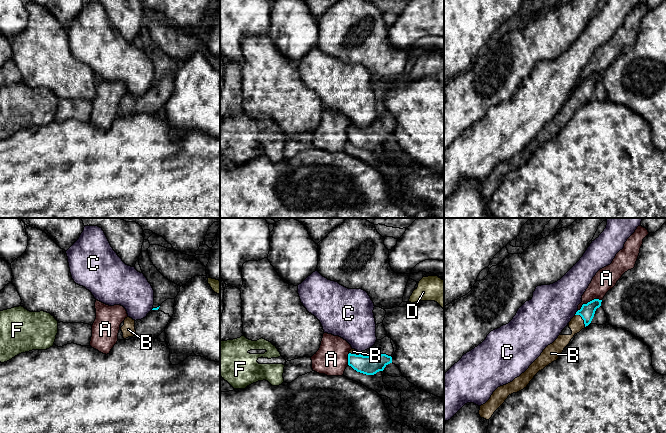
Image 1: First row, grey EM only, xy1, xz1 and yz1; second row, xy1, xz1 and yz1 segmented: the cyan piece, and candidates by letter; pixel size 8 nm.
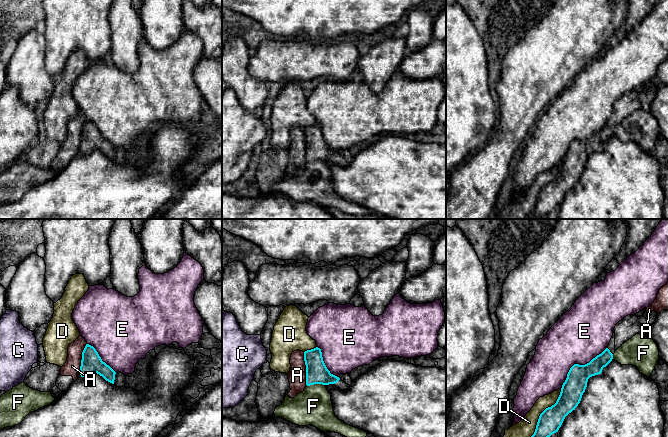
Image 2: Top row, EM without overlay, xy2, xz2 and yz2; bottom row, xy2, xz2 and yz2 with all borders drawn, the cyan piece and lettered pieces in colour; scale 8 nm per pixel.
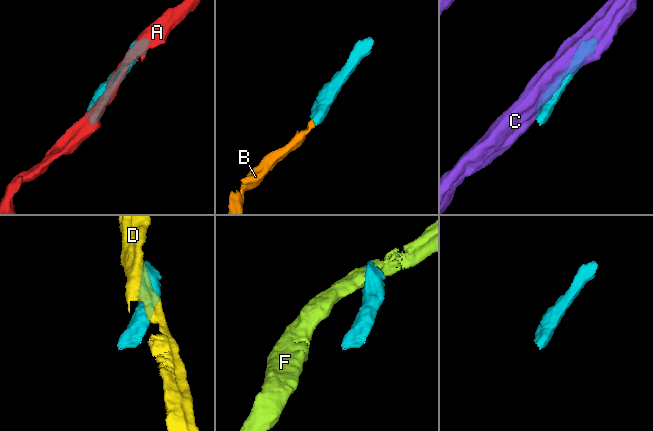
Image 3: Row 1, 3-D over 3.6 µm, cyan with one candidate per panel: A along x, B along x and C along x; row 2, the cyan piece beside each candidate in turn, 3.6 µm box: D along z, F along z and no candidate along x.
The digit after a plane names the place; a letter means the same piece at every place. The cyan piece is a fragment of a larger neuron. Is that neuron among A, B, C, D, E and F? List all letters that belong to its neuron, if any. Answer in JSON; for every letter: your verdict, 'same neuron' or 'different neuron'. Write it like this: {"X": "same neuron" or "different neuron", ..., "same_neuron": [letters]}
{"A": "different neuron", "B": "same neuron", "C": "different neuron", "D": "different neuron", "E": "different neuron", "F": "different neuron", "same_neuron": ["B"]}

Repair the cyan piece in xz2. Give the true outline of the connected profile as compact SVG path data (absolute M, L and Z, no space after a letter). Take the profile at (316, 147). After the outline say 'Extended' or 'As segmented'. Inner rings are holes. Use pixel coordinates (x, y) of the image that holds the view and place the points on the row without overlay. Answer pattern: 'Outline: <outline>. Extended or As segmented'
Outline: M316 123L304 128L306 141L306 161L322 160L329 161L337 159L340 154L331 150L327 145L321 125Z. As segmented

